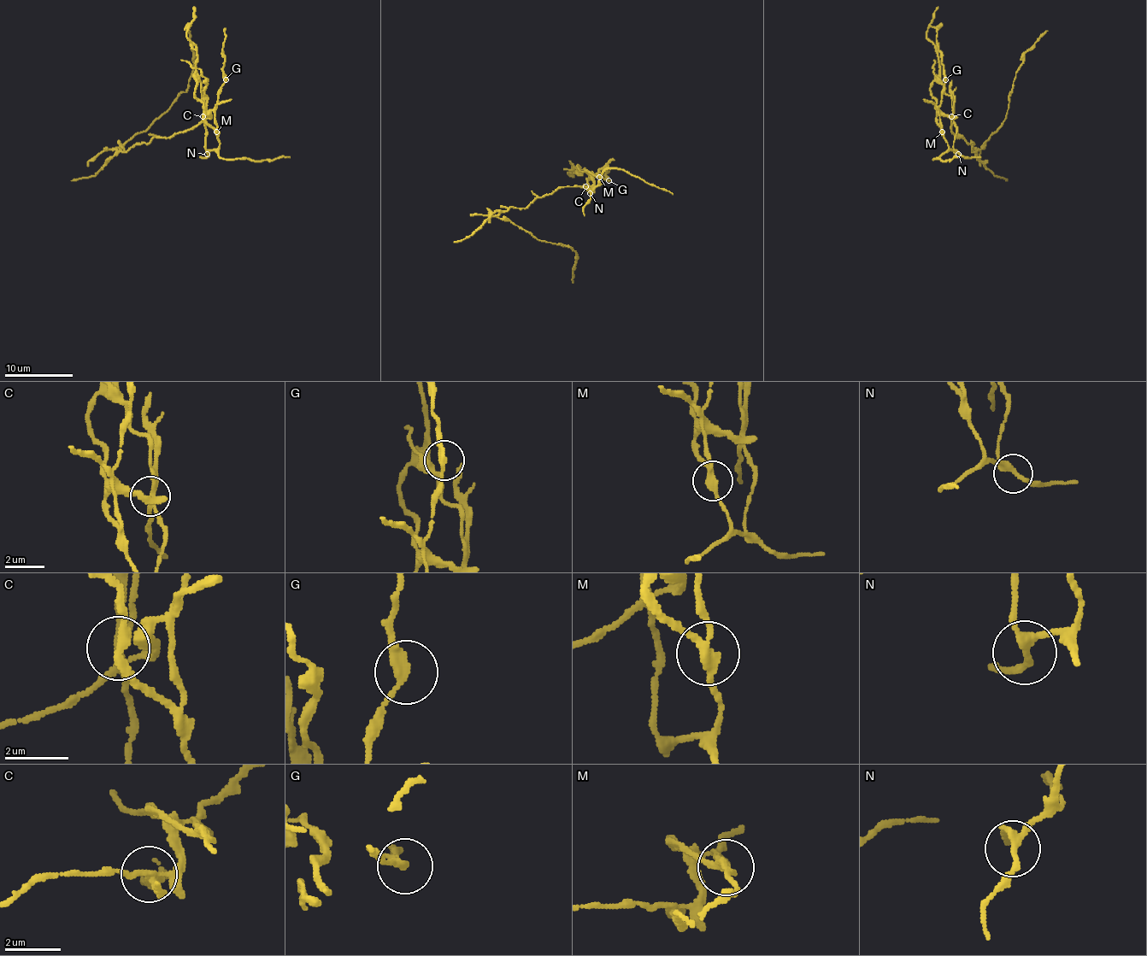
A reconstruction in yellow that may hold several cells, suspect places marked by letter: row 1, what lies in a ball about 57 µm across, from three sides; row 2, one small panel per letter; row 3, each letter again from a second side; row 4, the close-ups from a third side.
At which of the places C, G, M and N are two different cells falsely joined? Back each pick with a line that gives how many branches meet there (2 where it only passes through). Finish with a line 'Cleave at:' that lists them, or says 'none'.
C: branches 4
M: branches 3
Cleave at: C, M

